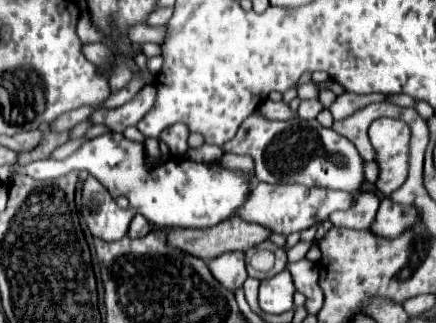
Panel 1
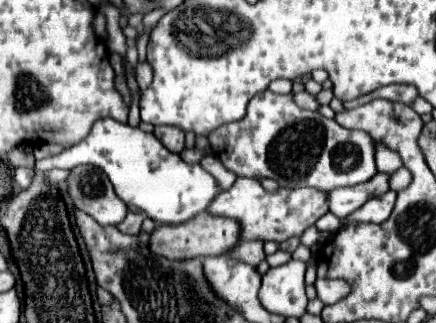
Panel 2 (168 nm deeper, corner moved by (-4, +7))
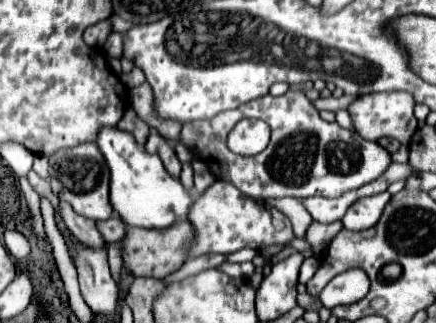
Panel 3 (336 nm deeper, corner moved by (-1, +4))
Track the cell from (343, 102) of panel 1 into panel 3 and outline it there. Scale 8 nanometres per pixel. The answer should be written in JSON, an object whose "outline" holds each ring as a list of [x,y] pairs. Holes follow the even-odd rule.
{"outline":[[[391,91],[391,93],[367,93],[357,97],[349,105],[349,113],[355,125],[355,131],[369,141],[377,141],[381,137],[393,137],[401,143],[407,143],[417,131],[417,119],[413,115],[415,99],[407,91]]]}

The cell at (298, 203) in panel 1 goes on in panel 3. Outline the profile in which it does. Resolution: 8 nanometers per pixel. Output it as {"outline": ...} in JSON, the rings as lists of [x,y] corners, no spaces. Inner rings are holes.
{"outline":[[[215,181],[191,207],[189,221],[197,227],[197,243],[193,243],[189,255],[197,257],[203,253],[235,253],[243,247],[263,251],[271,245],[287,245],[295,239],[291,221],[269,207],[267,203],[245,197],[237,187],[227,181]]]}

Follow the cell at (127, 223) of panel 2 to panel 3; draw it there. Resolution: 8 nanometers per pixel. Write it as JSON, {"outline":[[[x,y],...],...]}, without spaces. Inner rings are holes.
{"outline":[[[113,215],[113,217],[107,219],[107,221],[97,221],[97,229],[101,231],[101,235],[103,235],[103,239],[105,239],[107,243],[119,241],[119,239],[123,239],[125,233],[127,233],[127,225],[123,223],[123,219],[121,219],[119,215]]]}

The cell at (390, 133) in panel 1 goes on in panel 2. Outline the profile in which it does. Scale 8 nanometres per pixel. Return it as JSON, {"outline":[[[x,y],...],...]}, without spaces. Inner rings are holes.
{"outline":[[[404,166],[398,168],[394,174],[390,174],[390,190],[394,190],[394,192],[404,190],[410,182],[412,182],[412,174]]]}

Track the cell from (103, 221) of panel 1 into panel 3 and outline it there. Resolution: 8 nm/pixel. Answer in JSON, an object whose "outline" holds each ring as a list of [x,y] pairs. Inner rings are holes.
{"outline":[[[93,143],[57,151],[57,155],[49,157],[49,165],[51,189],[61,201],[71,203],[79,215],[95,221],[105,221],[113,215],[113,207],[109,203],[109,169],[105,167],[105,159],[101,159],[101,153],[97,153]]]}

